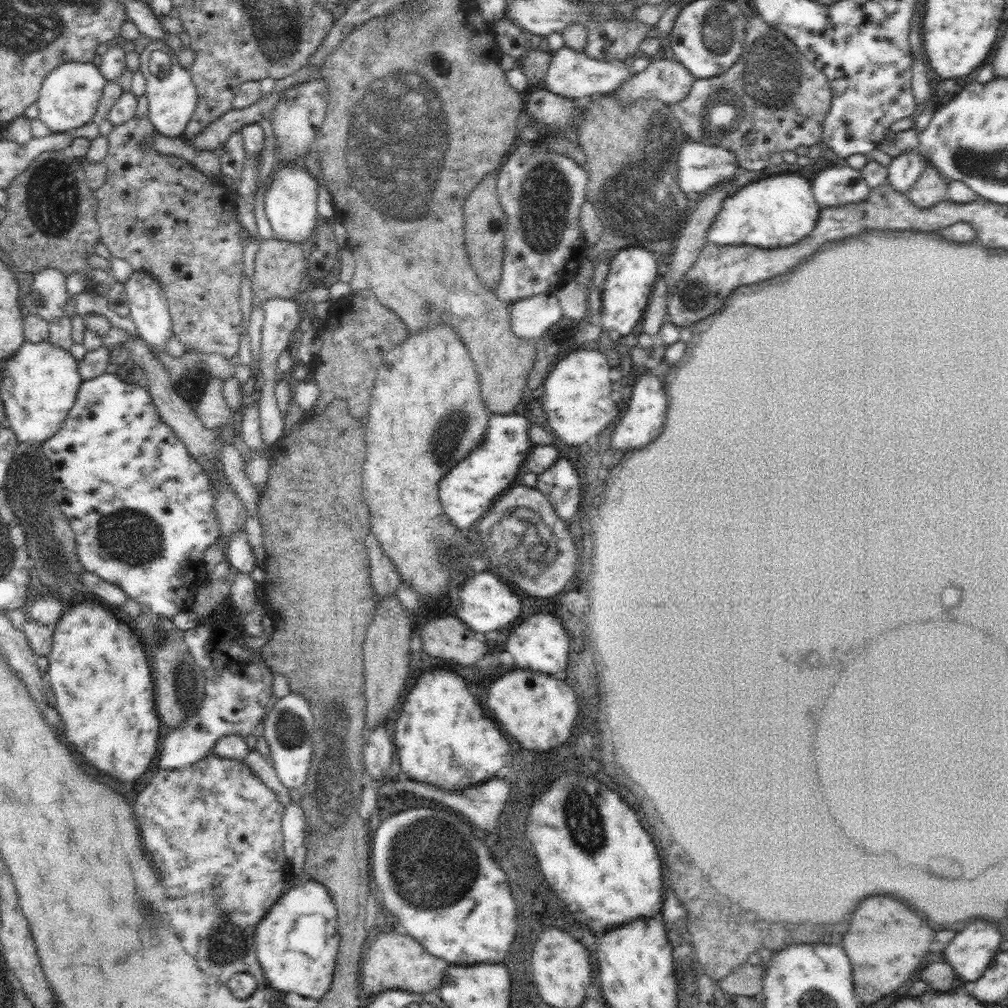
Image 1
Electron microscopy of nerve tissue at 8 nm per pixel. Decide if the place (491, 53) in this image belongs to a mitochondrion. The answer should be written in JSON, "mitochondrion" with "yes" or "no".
{"mitochondrion":"no"}

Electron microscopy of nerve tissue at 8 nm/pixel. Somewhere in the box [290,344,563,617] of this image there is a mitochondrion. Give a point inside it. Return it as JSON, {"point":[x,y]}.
{"point":[527,534]}

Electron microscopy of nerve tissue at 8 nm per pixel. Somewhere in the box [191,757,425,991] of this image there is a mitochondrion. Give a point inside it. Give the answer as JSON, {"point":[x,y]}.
{"point":[226,942]}

